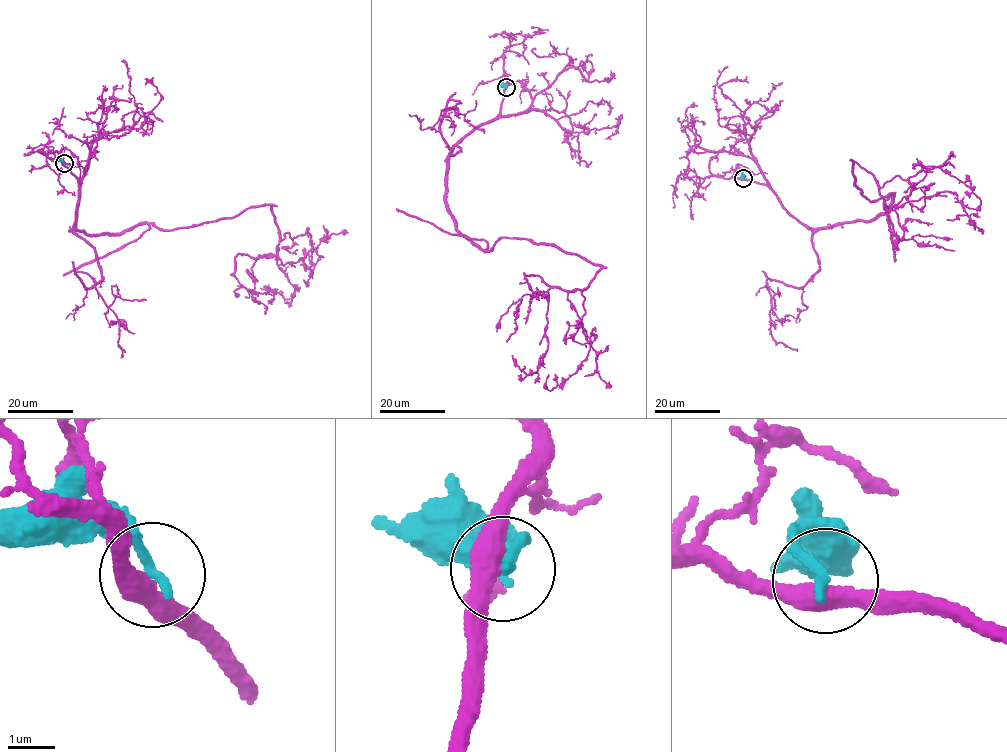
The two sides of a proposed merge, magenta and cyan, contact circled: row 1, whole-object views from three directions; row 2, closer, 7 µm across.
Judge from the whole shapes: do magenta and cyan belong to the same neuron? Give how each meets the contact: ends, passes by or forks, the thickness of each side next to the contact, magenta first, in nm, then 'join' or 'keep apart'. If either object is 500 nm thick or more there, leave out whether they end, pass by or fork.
magenta passes by; cyan ends there; 400 nm thick on the magenta side, 240 nm on the other; keep apart

